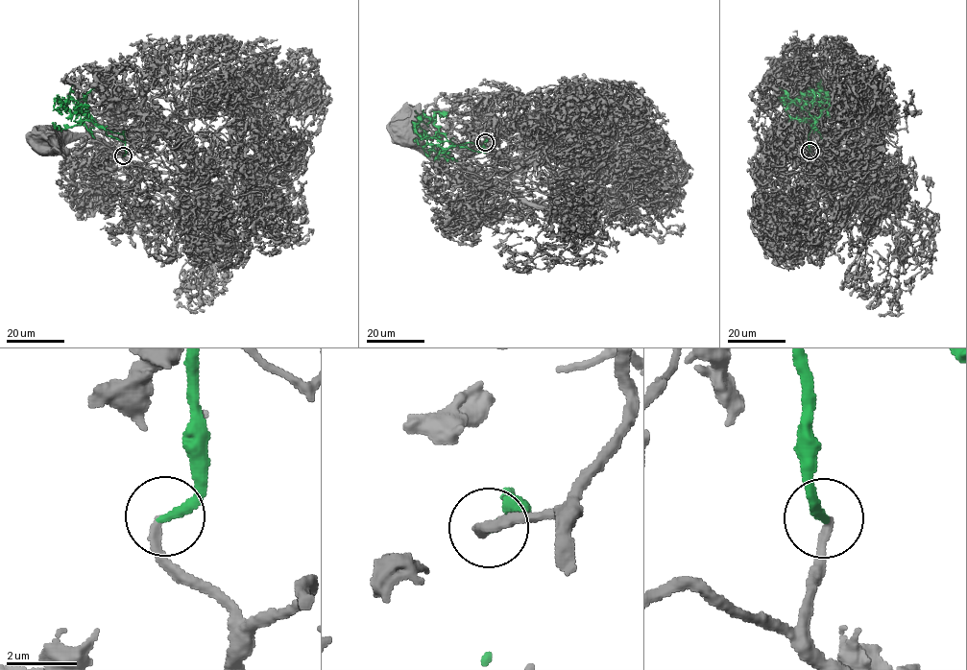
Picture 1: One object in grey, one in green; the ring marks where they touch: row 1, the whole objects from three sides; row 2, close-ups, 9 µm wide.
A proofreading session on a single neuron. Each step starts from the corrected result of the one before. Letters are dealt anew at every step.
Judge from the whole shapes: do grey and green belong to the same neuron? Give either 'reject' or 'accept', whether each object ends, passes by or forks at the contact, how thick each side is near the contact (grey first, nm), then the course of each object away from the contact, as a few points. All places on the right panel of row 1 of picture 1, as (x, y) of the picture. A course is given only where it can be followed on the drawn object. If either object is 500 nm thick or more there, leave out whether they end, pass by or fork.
accept; grey ends; green ends; calibres 220 and 280 nm; course grey (809, 152), (809, 162), (822, 176), (830, 167), (837, 171), (835, 158), (824, 142), (832, 132), (793, 131); course green (810, 152), (808, 133), (816, 129), (809, 109), (822, 89), (823, 97), (816, 91), (810, 101), (782, 106)

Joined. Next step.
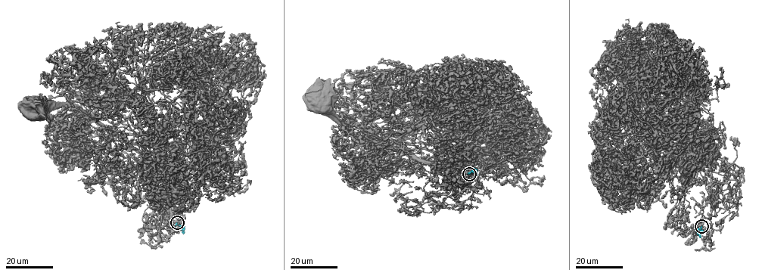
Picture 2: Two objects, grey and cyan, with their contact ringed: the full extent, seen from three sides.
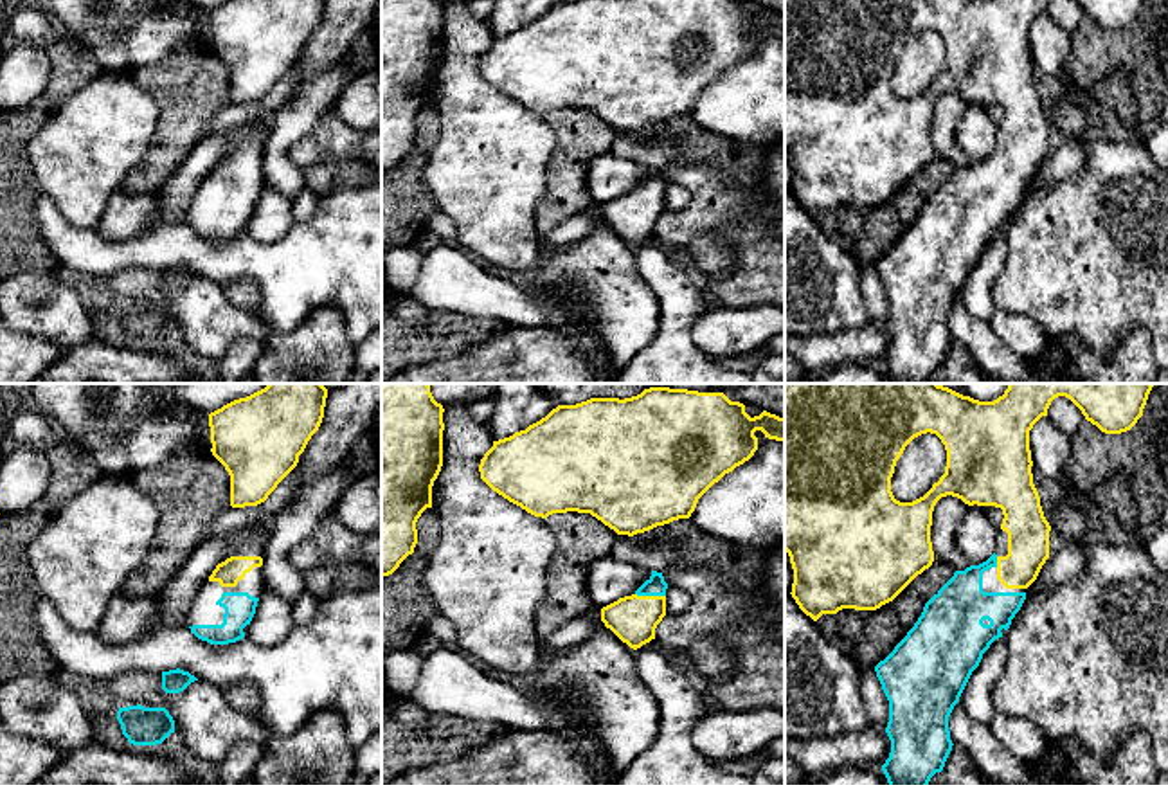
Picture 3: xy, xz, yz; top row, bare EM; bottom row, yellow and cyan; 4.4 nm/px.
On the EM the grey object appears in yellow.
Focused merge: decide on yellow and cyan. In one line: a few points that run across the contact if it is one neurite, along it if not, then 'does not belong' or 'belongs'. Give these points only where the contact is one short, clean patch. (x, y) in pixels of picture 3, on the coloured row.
belongs

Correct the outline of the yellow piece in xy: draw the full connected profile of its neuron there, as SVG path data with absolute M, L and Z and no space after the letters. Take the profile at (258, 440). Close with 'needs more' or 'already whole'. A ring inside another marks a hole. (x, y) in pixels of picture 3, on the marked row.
M268 383L209 414L212 456L230 475L230 506L257 506L297 466L311 436L319 430L328 389L322 383Z; already whole

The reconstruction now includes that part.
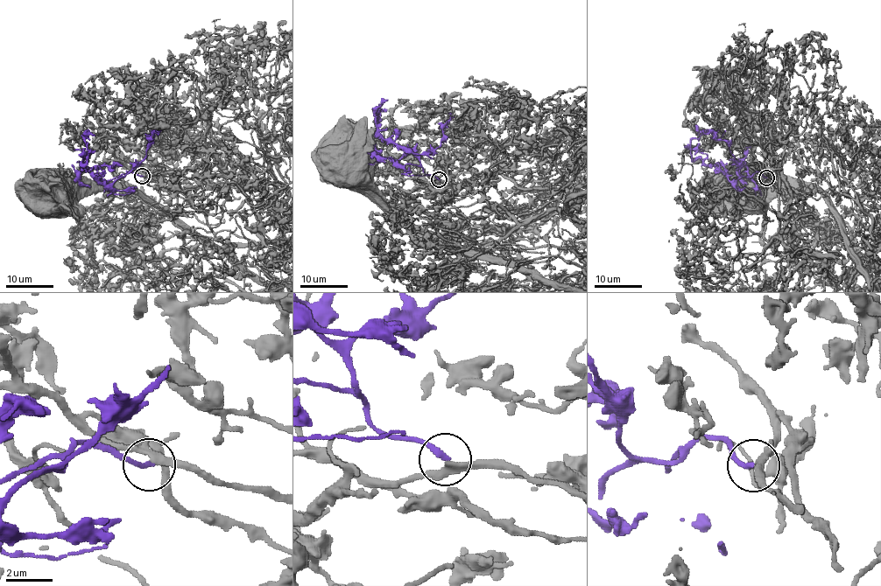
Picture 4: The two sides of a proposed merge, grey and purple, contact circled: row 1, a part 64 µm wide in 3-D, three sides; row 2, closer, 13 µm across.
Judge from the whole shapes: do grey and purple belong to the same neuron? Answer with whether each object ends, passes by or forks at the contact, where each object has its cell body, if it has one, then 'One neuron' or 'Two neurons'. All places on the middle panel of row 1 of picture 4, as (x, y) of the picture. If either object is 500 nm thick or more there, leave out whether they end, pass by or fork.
At the ring grey forks. At the ring purple ends. Soma of grey: (344, 156). Soma of purple: none. One neuron

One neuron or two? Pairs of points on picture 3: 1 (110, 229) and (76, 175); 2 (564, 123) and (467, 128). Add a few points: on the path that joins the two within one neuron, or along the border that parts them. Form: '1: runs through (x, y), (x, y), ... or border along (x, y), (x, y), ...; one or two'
1: border along (119, 186), (110, 197), (101, 220), (92, 229); two
2: border along (544, 116), (555, 137), (548, 168); two

